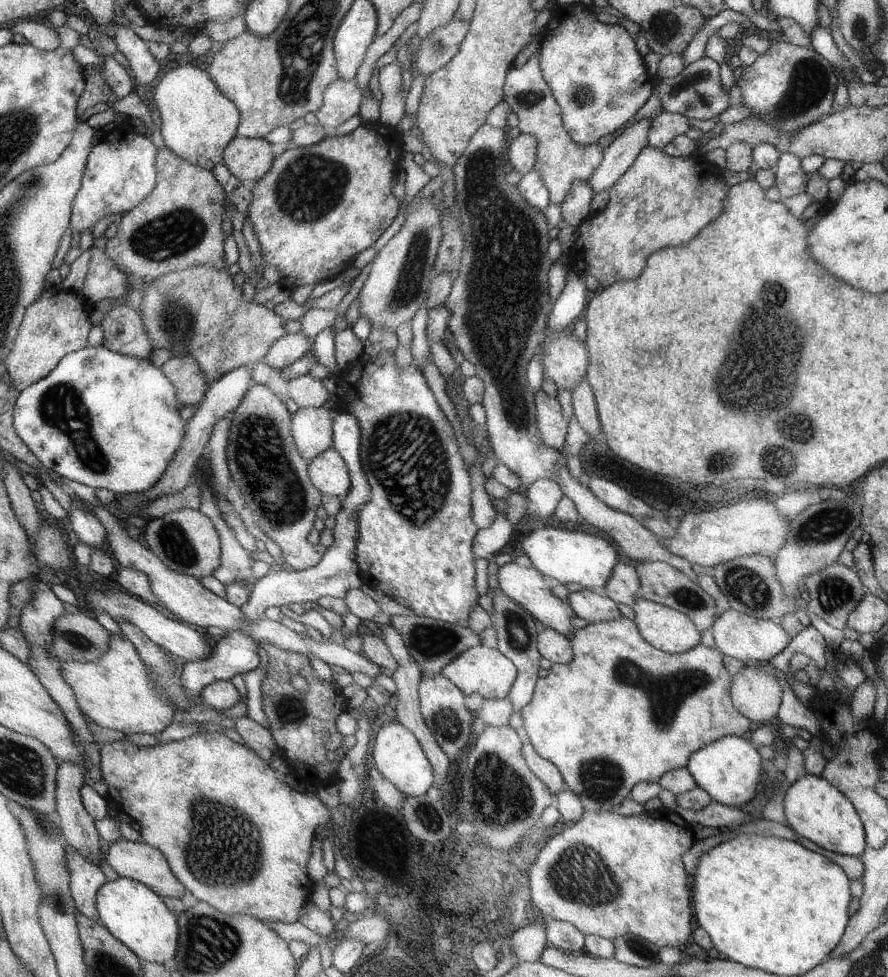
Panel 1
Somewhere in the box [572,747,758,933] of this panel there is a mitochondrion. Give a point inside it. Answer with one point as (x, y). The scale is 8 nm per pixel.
(600, 778)

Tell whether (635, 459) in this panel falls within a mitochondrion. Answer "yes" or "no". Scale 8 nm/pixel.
no

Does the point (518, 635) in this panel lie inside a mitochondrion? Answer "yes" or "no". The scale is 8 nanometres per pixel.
yes

